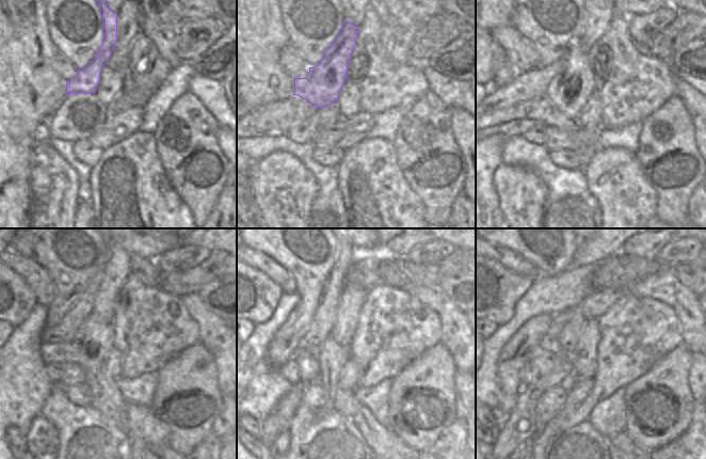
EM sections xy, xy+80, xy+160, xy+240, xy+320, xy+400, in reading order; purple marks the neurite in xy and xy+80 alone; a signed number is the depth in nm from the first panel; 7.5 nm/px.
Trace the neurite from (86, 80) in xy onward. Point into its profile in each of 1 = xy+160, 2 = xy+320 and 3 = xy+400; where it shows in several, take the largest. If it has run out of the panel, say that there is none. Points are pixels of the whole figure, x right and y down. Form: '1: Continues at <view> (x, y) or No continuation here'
1: Continues at xy+160 (571, 89)
2: Continues at xy+320 (332, 357)
3: Continues at xy+400 (541, 444)

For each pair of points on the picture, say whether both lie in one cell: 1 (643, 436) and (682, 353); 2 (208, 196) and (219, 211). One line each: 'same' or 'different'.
1: same
2: different

